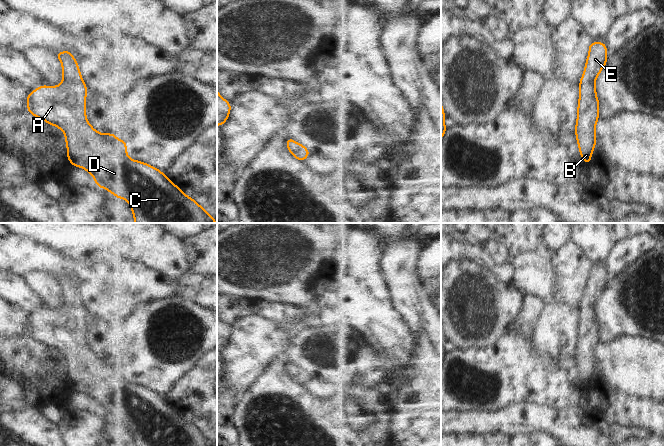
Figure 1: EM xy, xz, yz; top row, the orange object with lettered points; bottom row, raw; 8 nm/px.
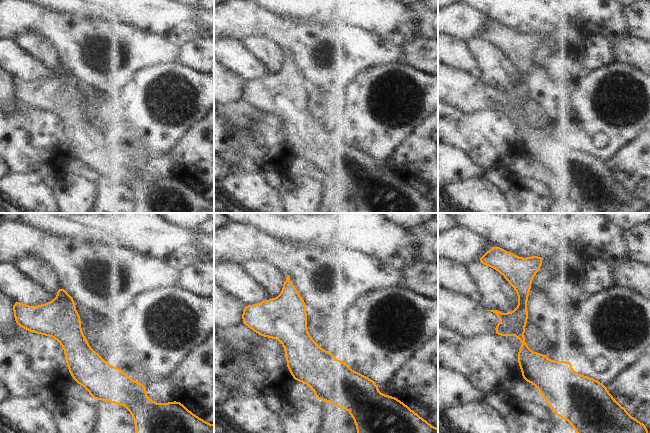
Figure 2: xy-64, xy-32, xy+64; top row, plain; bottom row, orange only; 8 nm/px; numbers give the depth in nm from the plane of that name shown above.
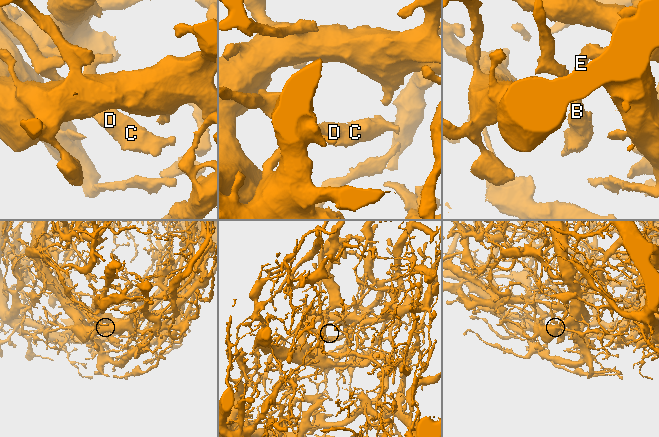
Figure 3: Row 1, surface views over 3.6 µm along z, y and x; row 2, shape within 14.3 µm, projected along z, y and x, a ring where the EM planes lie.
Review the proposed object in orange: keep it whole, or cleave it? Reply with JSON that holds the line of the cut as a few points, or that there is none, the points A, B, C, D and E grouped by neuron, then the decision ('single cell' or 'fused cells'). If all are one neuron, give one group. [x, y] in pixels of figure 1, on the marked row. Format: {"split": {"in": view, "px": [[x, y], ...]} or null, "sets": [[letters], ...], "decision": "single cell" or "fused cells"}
{"split": null, "sets": [["A", "B", "C", "D", "E"]], "decision": "single cell"}

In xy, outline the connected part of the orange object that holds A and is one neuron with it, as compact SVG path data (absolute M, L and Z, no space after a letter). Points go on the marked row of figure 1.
M68 49L64 52L55 52L55 54L62 64L63 81L55 87L41 85L35 91L30 91L27 96L27 110L31 115L43 119L49 125L55 125L64 132L68 151L67 159L70 163L88 171L94 177L97 187L108 190L118 199L124 198L130 204L135 223L217 223L203 207L185 195L163 172L142 161L130 159L126 151L126 140L117 140L113 132L108 135L98 133L89 124L86 119L88 88L81 77L78 62Z

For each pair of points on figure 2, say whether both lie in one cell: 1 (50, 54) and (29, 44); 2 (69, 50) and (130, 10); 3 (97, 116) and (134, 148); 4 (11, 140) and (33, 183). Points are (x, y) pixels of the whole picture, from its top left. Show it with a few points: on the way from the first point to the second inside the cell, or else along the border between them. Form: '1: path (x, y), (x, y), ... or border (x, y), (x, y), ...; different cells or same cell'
1: path (45, 52), (34, 44); same cell
2: border (88, 19), (124, 22), (134, 26); different cells
3: path (106, 119), (126, 139); same cell
4: border (10, 172), (36, 173), (42, 178); different cells

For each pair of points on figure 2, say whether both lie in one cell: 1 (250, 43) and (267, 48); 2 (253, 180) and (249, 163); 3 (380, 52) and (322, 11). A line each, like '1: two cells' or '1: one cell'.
1: one cell
2: two cells
3: two cells

